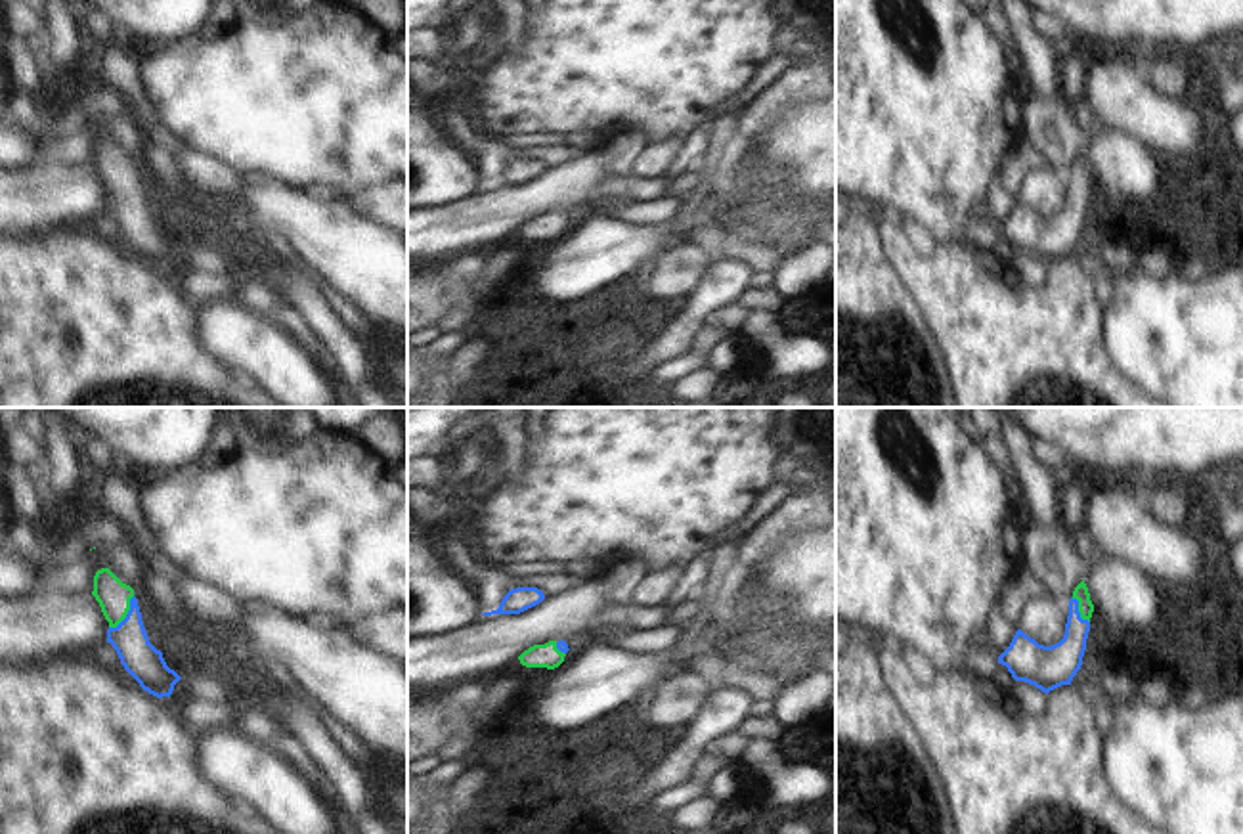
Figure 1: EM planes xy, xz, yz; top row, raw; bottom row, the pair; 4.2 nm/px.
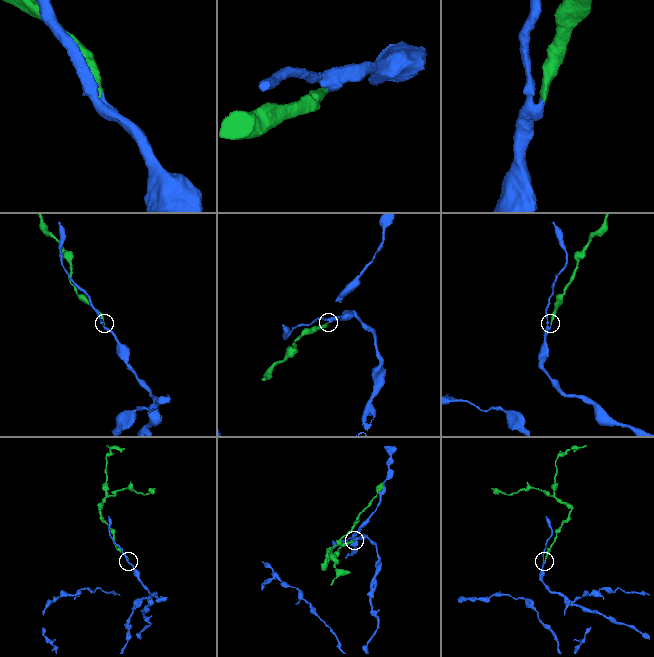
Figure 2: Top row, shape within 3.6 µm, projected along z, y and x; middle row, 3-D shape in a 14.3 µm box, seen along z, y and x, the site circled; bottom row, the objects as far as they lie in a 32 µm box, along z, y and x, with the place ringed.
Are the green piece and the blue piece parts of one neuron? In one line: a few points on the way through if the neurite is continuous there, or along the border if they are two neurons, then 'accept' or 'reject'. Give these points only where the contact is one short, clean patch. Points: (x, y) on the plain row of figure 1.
runs through xy (113, 167), (127, 184), (127, 207), (142, 232); accept

